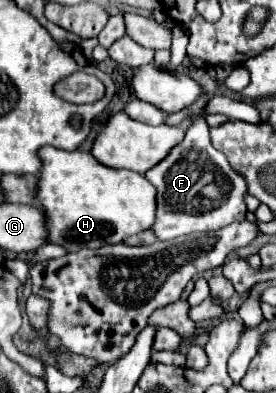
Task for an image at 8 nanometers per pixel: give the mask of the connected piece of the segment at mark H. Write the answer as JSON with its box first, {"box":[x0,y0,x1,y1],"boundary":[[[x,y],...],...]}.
{"box":[38,146,156,252],"boundary":[[[46,146],[42,148],[40,156],[44,166],[38,182],[38,206],[46,208],[46,214],[50,216],[50,242],[62,244],[68,252],[78,252],[78,248],[98,248],[102,244],[116,244],[122,242],[126,236],[134,236],[152,228],[156,220],[156,188],[146,180],[144,174],[108,168],[84,150],[68,152],[54,146]]]}

